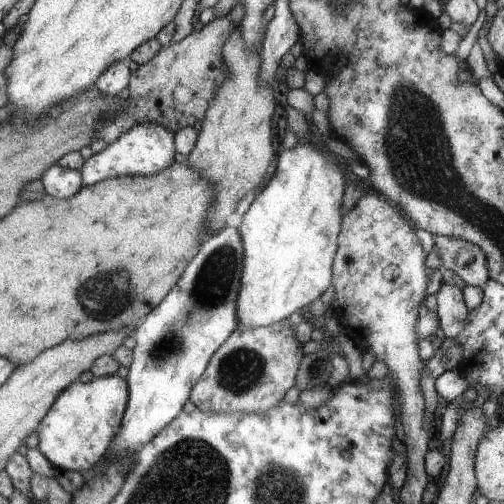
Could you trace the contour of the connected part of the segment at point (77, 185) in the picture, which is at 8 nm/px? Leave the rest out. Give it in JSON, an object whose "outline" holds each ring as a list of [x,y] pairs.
{"outline":[[[54,165],[43,176],[47,192],[58,198],[72,198],[84,188],[85,180],[82,171],[72,170],[62,165]]]}

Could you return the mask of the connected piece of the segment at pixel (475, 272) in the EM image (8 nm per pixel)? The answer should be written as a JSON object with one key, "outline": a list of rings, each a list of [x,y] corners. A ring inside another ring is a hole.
{"outline":[[[433,235],[441,270],[454,270],[467,285],[483,287],[489,281],[488,257],[471,242],[448,235]]]}

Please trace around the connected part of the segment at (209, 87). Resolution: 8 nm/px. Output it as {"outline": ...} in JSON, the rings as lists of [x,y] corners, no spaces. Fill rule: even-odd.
{"outline":[[[228,13],[205,24],[202,30],[192,31],[179,42],[170,43],[168,48],[162,47],[148,62],[140,65],[136,72],[131,72],[126,110],[105,123],[97,132],[97,138],[111,145],[140,123],[159,124],[178,132],[192,126],[196,120],[203,120],[217,90],[231,76],[229,66],[224,61],[224,43],[238,29],[238,25],[240,22],[233,22]],[[180,86],[192,90],[193,96],[188,102],[181,102],[174,97],[174,90]]]}

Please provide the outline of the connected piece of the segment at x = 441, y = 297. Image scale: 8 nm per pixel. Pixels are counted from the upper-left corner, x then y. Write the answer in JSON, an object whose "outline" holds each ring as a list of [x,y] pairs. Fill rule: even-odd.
{"outline":[[[443,282],[437,291],[436,298],[441,332],[446,337],[457,337],[467,323],[469,315],[463,299],[463,290]]]}

